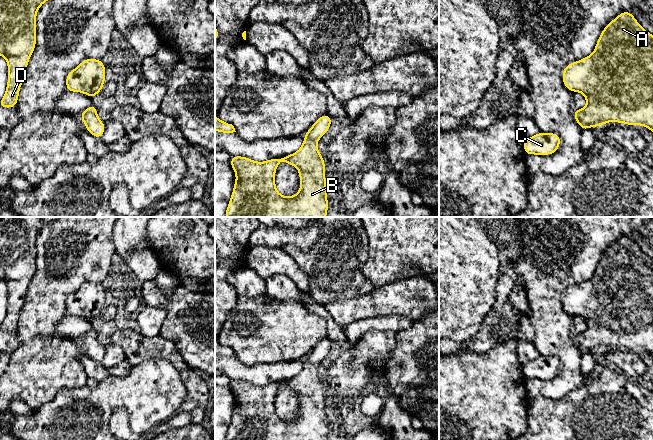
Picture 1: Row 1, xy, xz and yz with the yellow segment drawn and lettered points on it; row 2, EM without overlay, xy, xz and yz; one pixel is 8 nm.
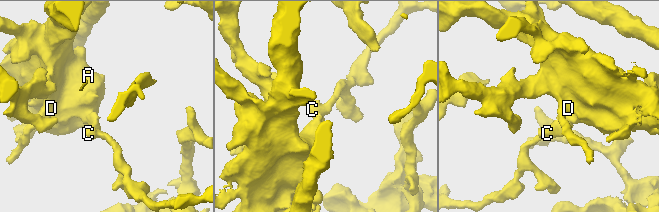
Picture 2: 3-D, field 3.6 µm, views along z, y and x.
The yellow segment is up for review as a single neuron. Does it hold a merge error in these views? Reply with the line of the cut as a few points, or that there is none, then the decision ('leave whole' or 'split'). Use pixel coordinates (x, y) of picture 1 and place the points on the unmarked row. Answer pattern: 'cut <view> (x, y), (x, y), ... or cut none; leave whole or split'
cut none; leave whole

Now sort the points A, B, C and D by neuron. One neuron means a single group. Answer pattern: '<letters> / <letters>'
A B C D

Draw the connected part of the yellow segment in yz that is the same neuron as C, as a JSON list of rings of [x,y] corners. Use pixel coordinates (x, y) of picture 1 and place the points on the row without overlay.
[[[539,356],[523,365],[526,379],[551,379],[555,377],[561,368],[557,357]]]

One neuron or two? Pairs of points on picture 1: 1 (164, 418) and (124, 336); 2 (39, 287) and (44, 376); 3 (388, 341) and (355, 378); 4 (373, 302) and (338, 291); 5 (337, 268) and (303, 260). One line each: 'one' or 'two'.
1: two
2: one
3: one
4: two
5: one

